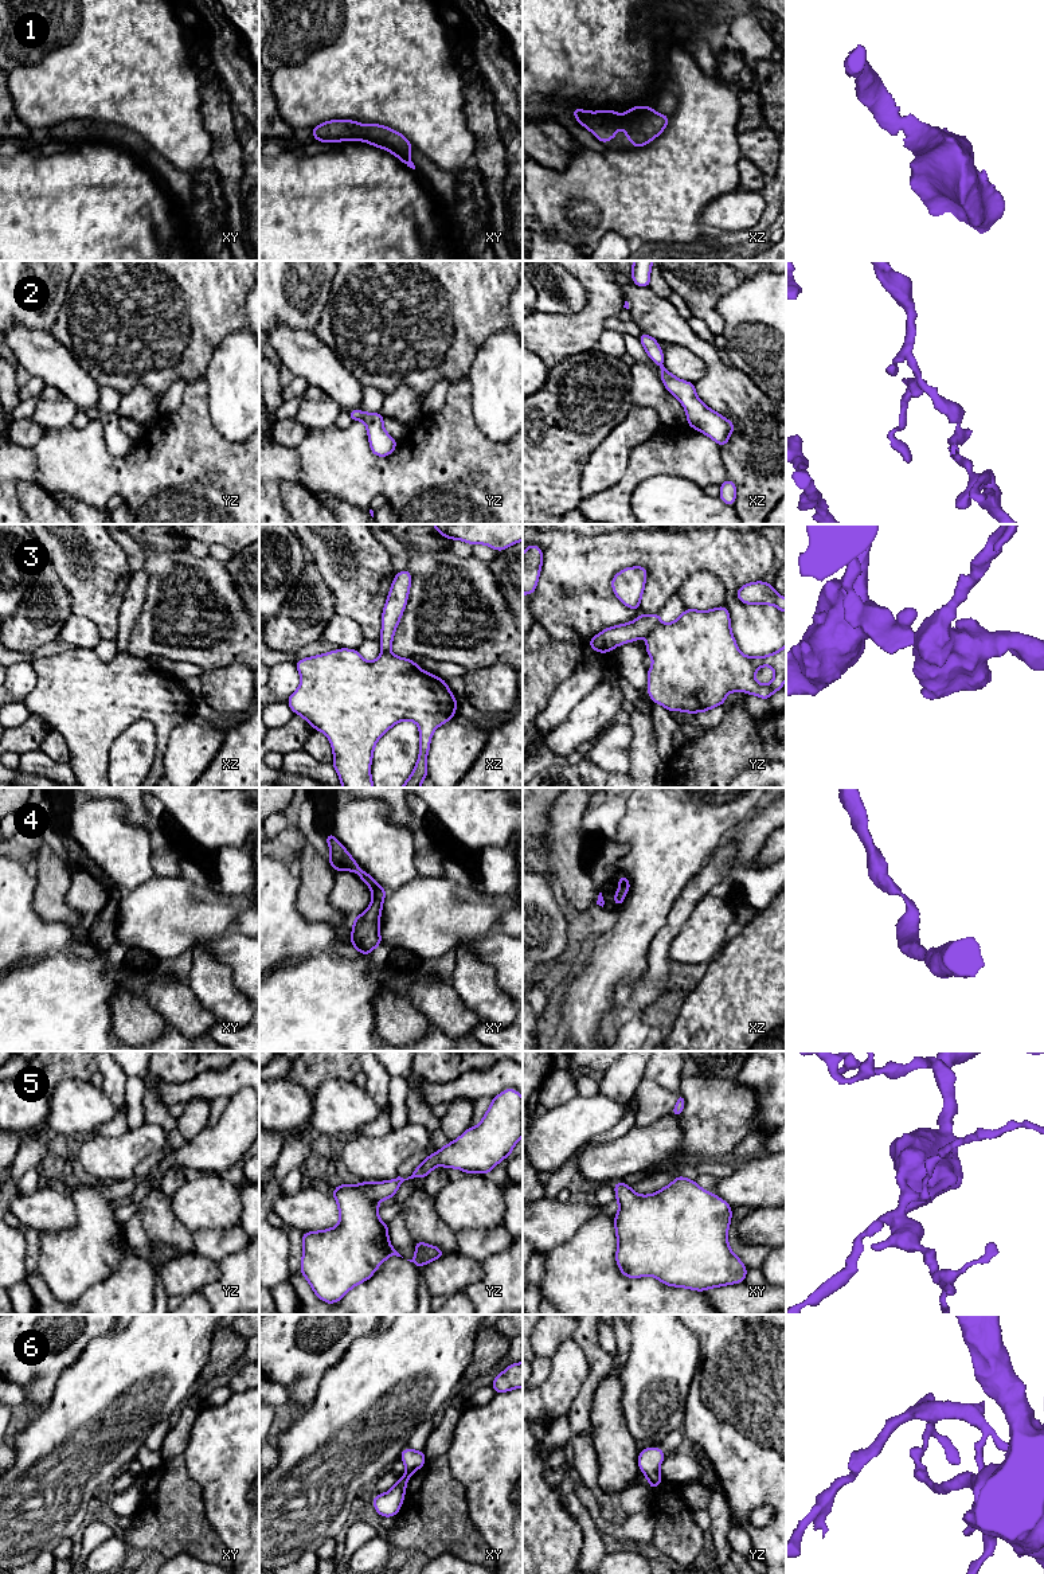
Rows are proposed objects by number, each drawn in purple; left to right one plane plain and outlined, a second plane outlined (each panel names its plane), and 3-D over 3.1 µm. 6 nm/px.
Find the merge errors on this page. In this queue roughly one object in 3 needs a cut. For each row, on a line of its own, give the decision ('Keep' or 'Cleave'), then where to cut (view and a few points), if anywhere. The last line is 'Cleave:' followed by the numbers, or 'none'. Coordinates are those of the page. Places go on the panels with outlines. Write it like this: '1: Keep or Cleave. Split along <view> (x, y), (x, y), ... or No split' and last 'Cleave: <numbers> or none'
1: Keep. No split
2: Keep. No split
3: Cleave. Split along yz (661, 623), (645, 636)
4: Keep. No split
5: Keep. No split
6: Keep. No split
Cleave: 3

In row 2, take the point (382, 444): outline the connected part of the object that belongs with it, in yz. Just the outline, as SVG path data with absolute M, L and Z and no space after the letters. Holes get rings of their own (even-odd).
M348 410L347 411L351 419L363 421L367 427L368 441L371 446L371 452L376 457L387 457L390 456L398 441L394 440L383 427L384 418L379 413L364 413L361 410Z

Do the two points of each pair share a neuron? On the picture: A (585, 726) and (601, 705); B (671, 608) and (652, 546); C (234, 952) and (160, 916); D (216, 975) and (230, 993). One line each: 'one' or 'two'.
A: one
B: two
C: two
D: one

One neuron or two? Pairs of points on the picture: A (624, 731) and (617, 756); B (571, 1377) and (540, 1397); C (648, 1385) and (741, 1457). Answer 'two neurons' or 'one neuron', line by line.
A: one neuron
B: one neuron
C: two neurons

